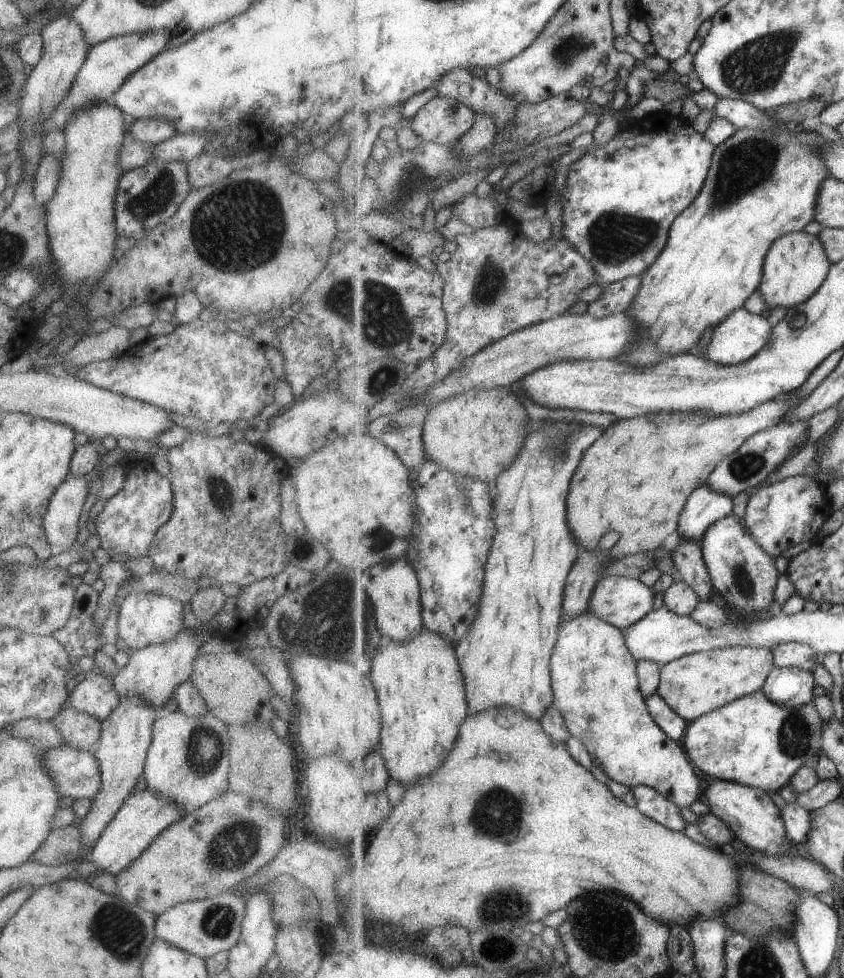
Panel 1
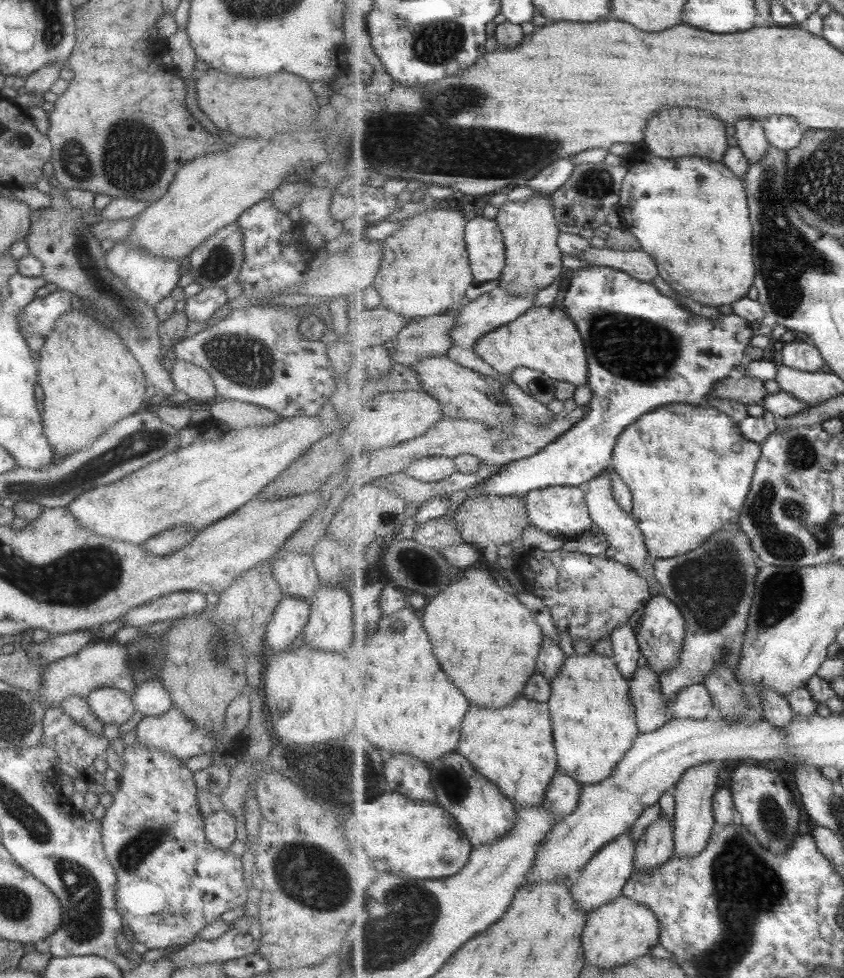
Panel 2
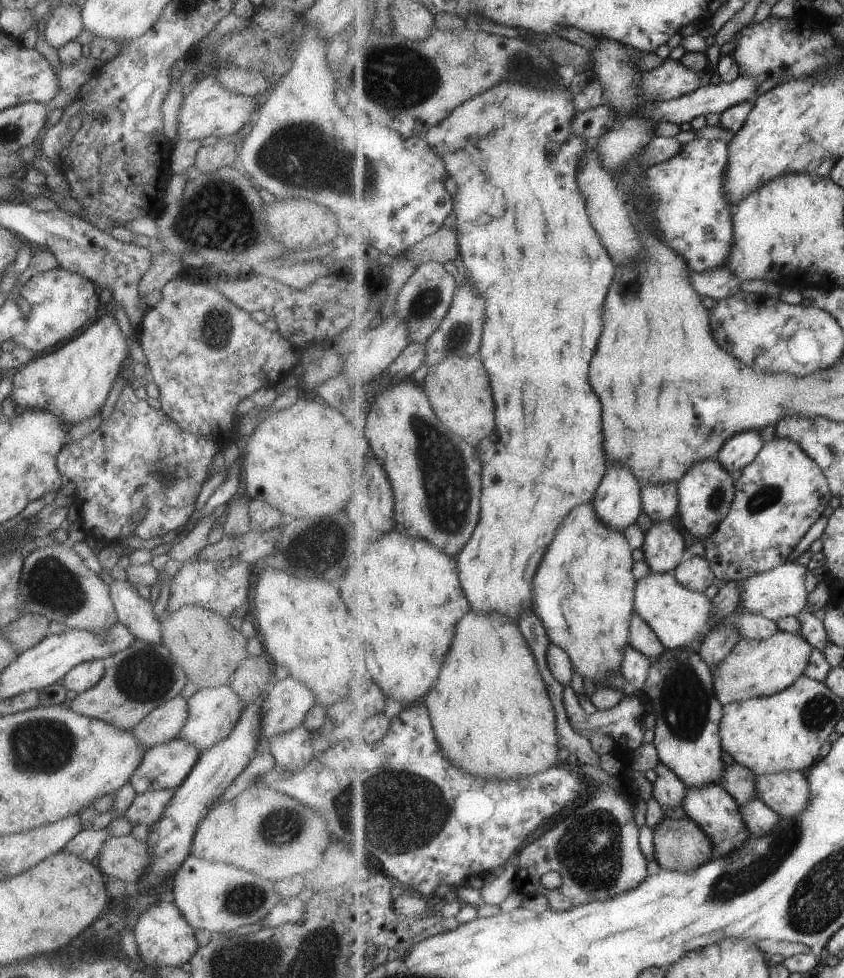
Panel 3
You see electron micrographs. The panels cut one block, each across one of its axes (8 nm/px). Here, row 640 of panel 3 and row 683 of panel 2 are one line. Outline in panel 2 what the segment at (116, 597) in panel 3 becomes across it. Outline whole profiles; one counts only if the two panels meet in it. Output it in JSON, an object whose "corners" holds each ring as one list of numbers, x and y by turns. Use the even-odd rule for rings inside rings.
{"corners":[[149,678,141,684,135,684,130,699,142,717,159,716,173,705,170,694,157,678]]}

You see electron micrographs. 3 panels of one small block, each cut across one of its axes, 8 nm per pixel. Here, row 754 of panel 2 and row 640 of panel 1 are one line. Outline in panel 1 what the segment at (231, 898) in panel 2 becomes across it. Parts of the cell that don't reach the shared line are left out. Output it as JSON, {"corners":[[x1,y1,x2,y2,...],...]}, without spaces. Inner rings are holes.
{"corners":[[152,592,128,594,119,602,116,629,118,637,125,642,129,651,152,644,164,643,185,629,183,603]]}

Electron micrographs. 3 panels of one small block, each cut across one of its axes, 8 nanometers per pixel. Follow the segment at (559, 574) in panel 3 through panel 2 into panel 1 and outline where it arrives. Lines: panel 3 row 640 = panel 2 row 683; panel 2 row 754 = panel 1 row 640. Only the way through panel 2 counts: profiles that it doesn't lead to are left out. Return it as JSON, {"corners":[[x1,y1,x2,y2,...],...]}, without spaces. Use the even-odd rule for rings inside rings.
{"corners":[[591,610,585,611,581,616,572,618,571,621,563,621,560,624,560,637,558,638,556,648,552,654,551,662,552,670,552,685,554,690,554,705,557,710,563,714,566,725,572,734,579,740,584,742,584,745,588,747,588,751,591,753,593,760,597,767,601,768,611,779,617,782,633,787,646,786,657,789,661,794,664,794,671,802,677,804,680,807,688,807,697,801,702,801,701,794,701,782,699,782,699,776,695,774,695,768,691,766,689,758,687,758,686,750,681,748,681,743,673,740,656,722,653,715,648,709,648,701,645,698,642,690,640,689,640,678,638,677,638,660,633,656,632,650,629,650,628,642,624,637,624,629,613,626,611,623,605,622,602,618,599,618]]}

